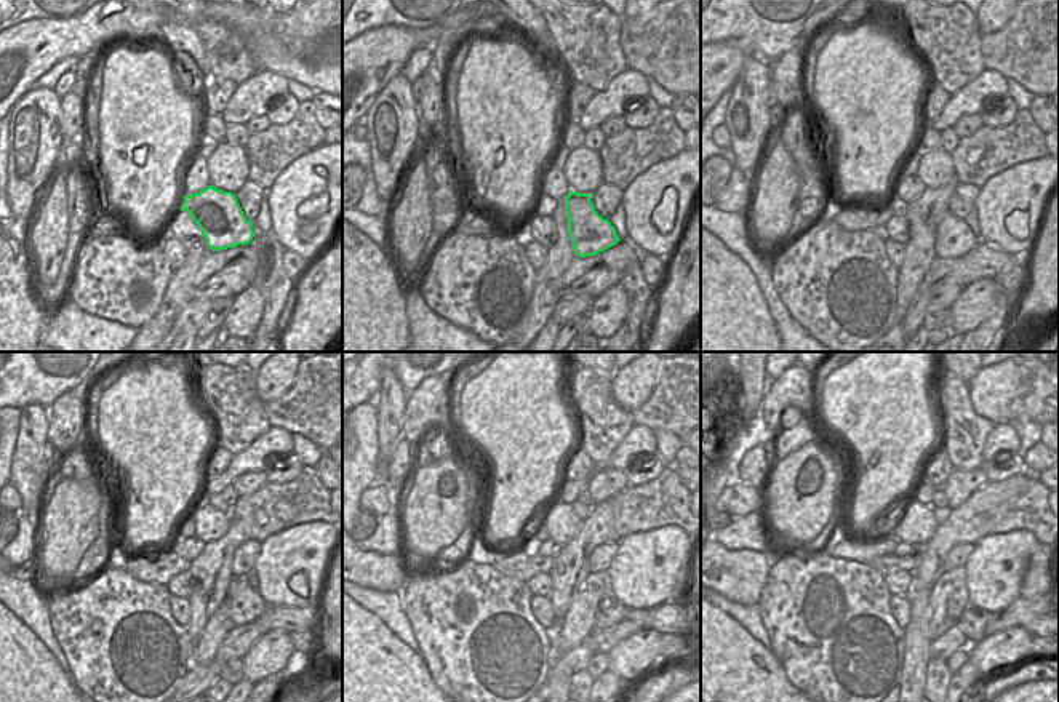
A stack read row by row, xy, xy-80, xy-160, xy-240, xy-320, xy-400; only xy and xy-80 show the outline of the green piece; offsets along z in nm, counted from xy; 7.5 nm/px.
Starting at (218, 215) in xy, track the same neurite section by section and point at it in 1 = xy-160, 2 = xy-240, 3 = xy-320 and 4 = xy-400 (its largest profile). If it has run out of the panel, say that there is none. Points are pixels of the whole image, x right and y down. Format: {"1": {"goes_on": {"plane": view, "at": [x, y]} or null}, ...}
{"1": {"goes_on": {"plane": "xy-160", "at": [954, 239]}}, "2": {"goes_on": {"plane": "xy-240", "at": [245, 605]}}, "3": {"goes_on": {"plane": "xy-320", "at": [610, 611]}}, "4": {"goes_on": {"plane": "xy-400", "at": [973, 619]}}}

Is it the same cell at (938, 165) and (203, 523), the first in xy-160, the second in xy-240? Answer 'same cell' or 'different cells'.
same cell

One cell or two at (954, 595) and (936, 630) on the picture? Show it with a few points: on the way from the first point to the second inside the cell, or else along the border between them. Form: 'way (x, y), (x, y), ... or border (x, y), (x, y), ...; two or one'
way (947, 603), (941, 622); one

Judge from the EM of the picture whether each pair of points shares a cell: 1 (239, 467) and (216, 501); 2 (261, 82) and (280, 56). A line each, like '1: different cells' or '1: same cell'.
1: different cells
2: different cells

